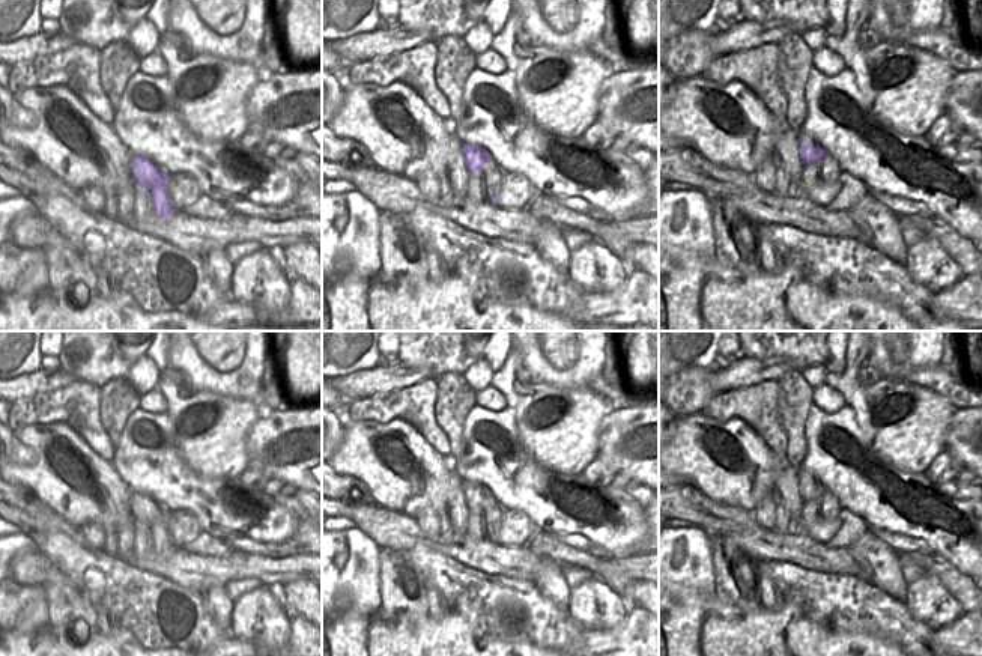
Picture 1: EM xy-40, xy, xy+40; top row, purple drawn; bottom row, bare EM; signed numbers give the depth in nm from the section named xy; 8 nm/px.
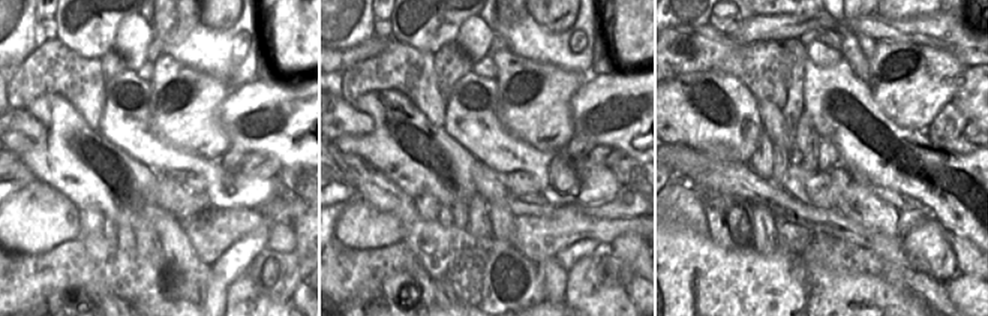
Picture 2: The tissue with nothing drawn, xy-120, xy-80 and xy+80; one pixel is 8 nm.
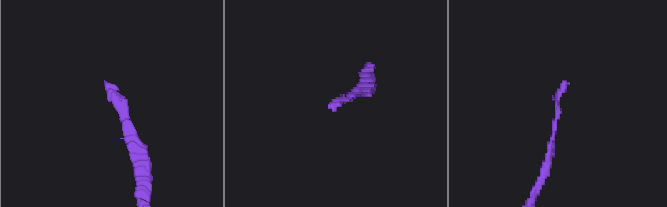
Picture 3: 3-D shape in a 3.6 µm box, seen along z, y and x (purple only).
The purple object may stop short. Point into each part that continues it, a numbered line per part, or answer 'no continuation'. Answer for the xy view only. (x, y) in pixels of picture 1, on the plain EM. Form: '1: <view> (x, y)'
1: xy (492, 510)

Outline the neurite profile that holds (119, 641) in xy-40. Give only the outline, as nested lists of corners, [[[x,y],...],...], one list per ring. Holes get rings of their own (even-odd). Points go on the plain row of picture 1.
[[[48,624],[30,632],[6,630],[0,632],[0,656],[202,656],[179,648],[147,650],[119,624],[108,624],[108,630],[95,632],[83,645],[72,645],[66,635],[57,635]]]

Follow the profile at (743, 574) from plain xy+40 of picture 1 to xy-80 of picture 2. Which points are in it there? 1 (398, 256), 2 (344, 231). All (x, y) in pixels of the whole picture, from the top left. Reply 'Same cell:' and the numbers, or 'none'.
Same cell: 1

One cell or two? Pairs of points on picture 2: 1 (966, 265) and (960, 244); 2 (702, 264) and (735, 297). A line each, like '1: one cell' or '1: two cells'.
1: one cell
2: one cell

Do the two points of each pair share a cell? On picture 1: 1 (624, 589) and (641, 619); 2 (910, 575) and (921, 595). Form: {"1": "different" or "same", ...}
{"1": "different", "2": "different"}

